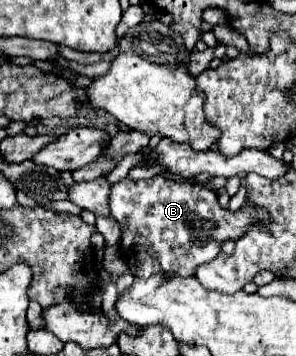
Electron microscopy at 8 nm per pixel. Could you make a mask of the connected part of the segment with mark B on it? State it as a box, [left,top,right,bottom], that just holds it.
[111,176,271,278]

